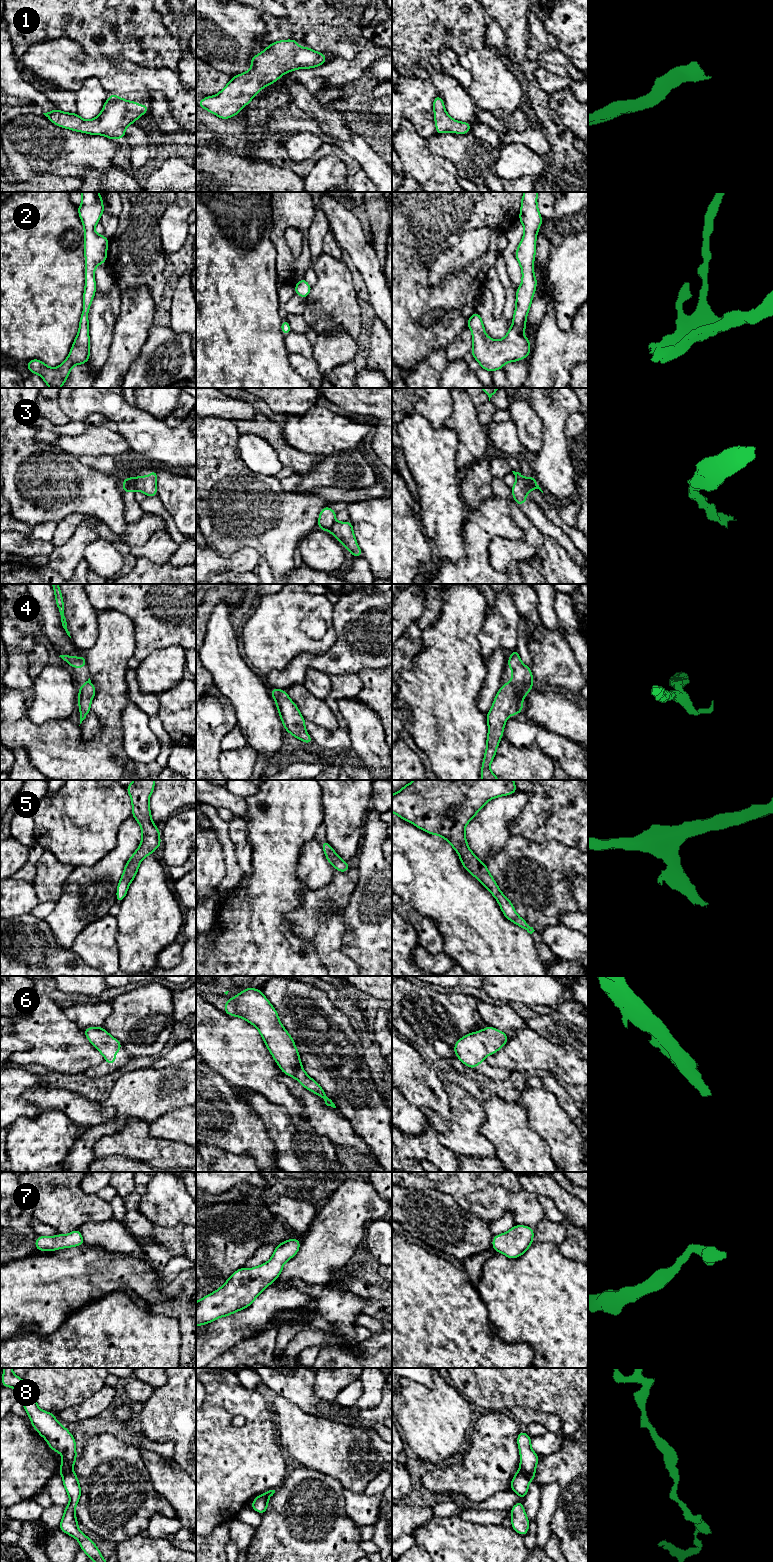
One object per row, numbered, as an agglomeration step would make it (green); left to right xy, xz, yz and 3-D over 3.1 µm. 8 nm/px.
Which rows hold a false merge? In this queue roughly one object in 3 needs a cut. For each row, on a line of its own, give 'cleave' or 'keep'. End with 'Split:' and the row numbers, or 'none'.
1: keep
2: keep
3: cleave
4: keep
5: keep
6: keep
7: keep
8: cleave
Split: 3, 8

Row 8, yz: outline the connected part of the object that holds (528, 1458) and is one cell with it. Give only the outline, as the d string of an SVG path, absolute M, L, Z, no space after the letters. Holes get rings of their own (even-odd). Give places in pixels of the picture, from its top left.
M519 1431L517 1444L520 1451L519 1471L530 1481L535 1479L536 1466L539 1456L531 1448L531 1438L526 1432Z

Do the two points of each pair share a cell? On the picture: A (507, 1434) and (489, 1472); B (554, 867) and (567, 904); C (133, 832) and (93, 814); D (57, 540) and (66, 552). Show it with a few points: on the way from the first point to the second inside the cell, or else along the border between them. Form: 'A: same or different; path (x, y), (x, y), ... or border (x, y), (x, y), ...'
A: same; path (498, 1443), (492, 1449), (492, 1458), (489, 1463)
B: same; path (554, 876), (554, 891), (558, 895)
C: different; border (131, 815), (120, 825), (117, 844), (112, 848)
D: different; border (77, 527), (64, 543), (55, 547)

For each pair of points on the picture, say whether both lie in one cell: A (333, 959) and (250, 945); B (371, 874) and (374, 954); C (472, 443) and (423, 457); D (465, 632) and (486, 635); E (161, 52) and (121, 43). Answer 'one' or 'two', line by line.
A: two
B: one
C: two
D: two
E: one

